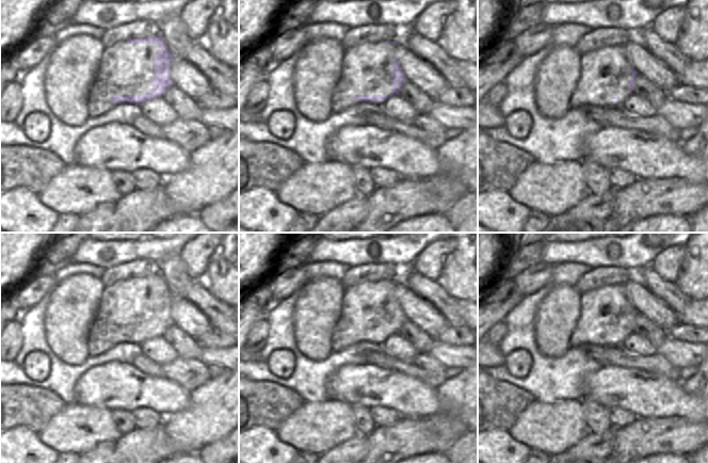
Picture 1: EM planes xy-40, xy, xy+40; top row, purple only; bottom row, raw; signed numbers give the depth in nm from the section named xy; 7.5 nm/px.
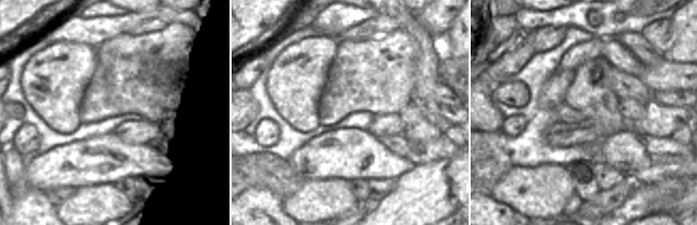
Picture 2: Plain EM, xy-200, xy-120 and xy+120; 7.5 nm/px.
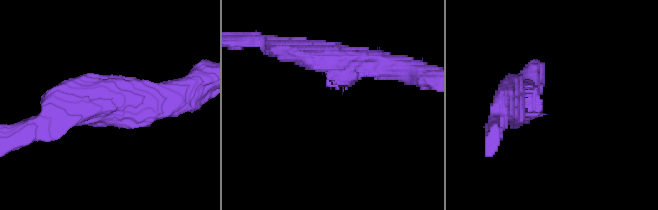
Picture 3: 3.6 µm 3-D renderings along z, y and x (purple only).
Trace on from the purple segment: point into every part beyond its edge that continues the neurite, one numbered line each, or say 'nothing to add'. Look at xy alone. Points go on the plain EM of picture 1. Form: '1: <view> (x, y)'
nothing to add

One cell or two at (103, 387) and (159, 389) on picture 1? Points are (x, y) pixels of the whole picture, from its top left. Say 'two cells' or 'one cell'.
one cell

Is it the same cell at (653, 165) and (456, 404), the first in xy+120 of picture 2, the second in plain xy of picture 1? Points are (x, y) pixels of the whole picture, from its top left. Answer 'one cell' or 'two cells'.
two cells

